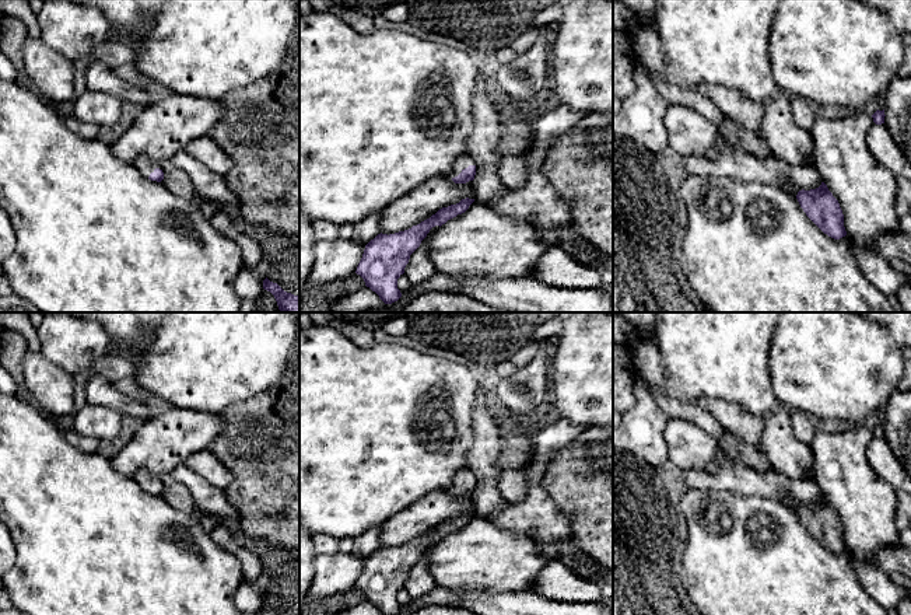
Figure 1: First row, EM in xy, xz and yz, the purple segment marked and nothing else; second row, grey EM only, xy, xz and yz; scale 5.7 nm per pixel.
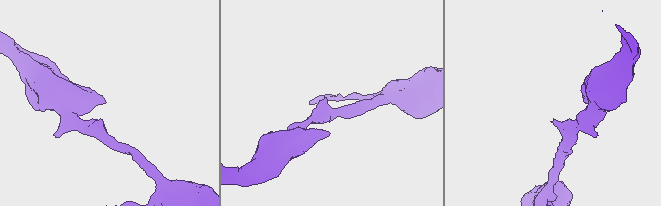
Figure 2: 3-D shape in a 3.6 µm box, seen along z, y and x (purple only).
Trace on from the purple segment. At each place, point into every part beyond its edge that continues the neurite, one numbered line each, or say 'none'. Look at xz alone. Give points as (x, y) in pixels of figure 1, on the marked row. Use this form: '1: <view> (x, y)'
1: xz (463, 161)

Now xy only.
1: xy (143, 164)

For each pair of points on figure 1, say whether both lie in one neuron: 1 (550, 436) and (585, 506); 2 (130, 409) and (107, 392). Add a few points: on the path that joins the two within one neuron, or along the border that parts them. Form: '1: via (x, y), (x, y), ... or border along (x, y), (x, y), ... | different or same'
1: border along (584, 429), (552, 457), (543, 479) | different
2: via (125, 405), (112, 398) | same

